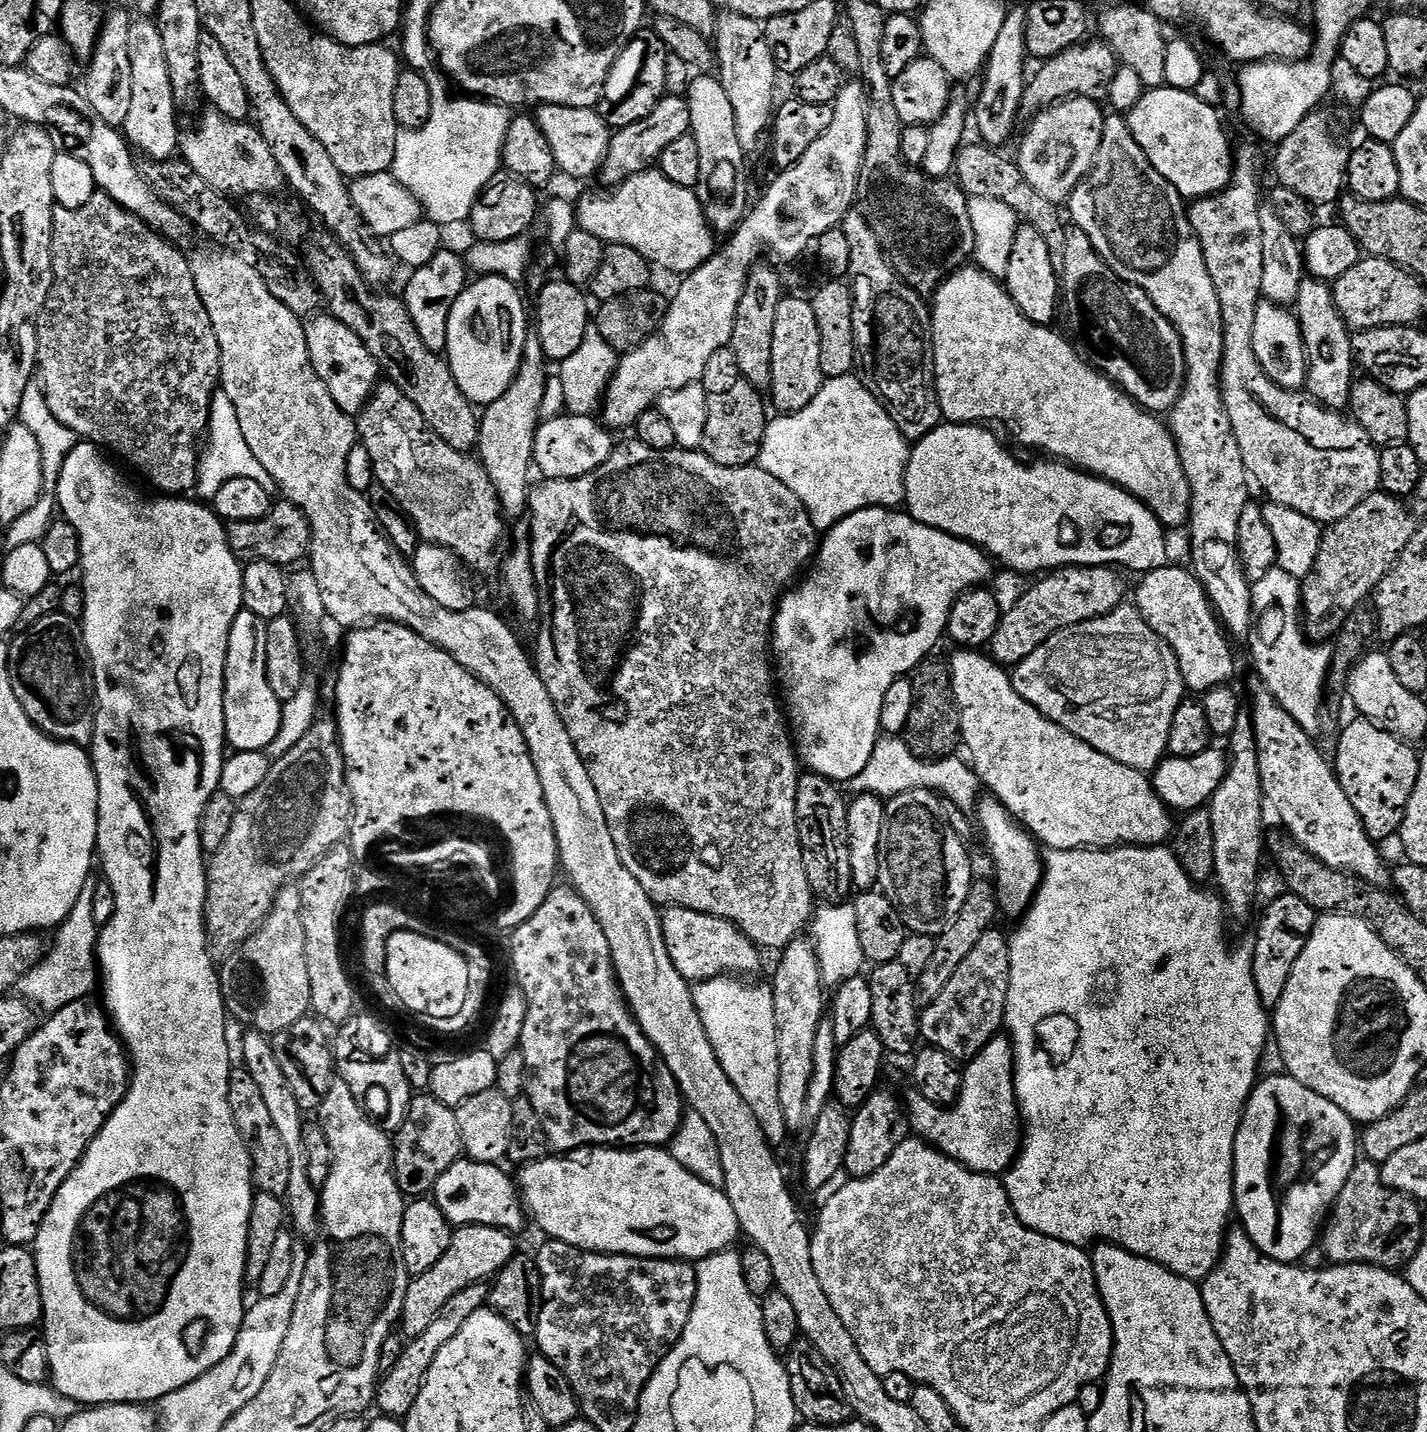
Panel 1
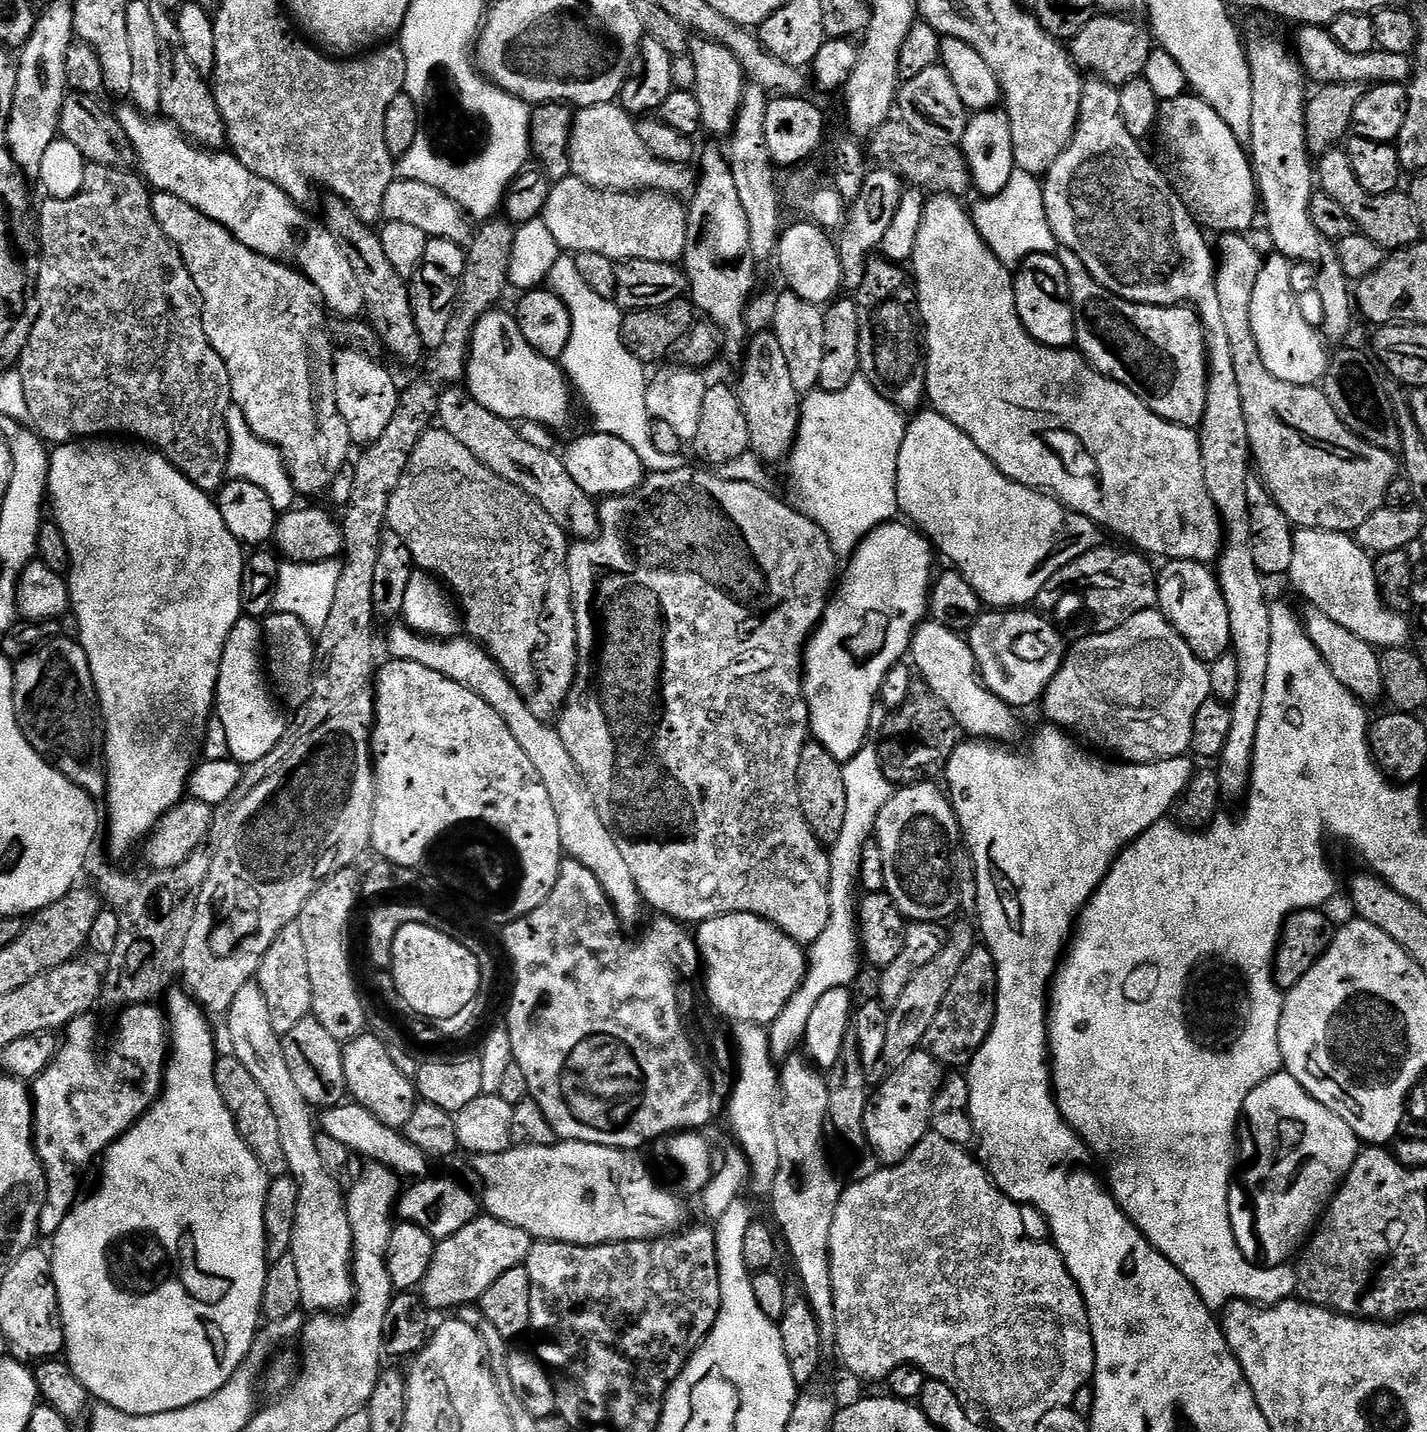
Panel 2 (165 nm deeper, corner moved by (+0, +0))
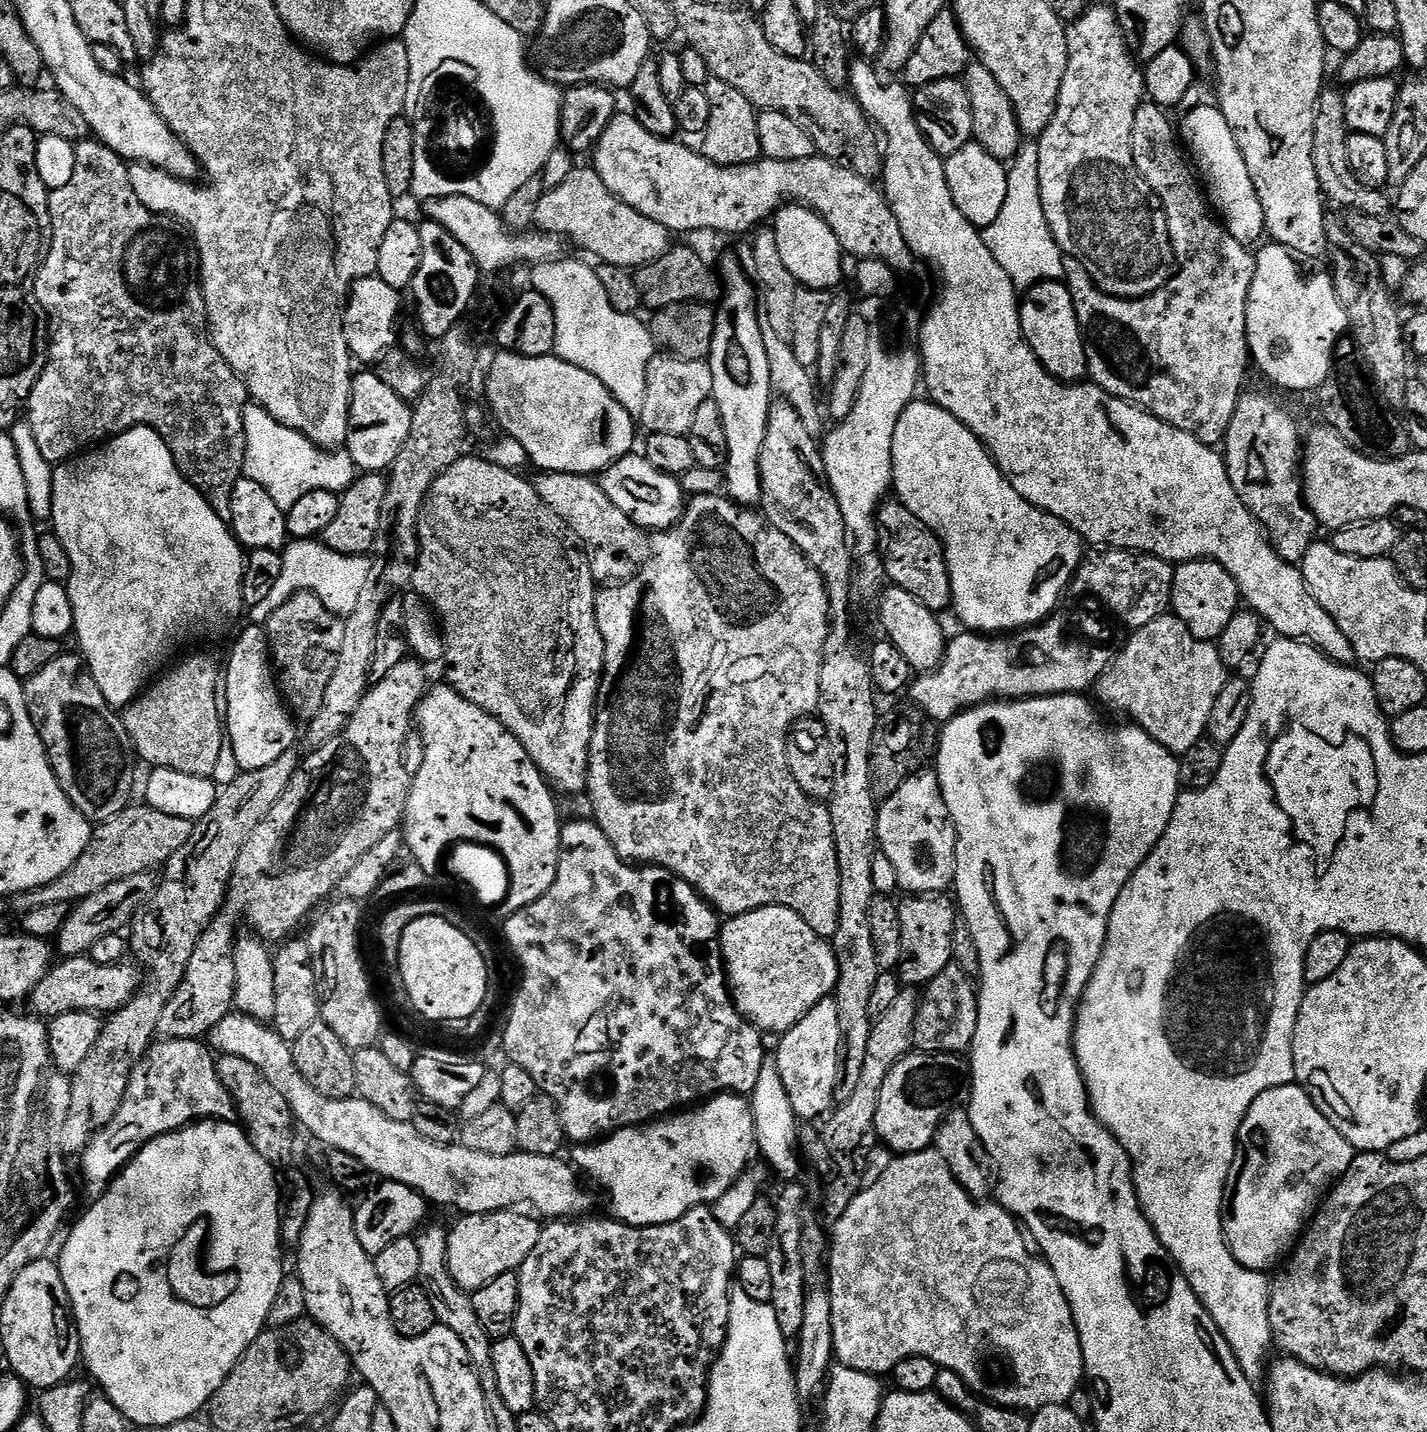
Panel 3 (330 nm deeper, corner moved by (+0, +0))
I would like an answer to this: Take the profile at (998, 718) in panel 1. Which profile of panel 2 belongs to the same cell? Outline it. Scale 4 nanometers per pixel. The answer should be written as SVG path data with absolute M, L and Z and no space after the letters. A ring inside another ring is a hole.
M935 622L921 624L912 635L910 660L919 679L927 684L935 696L942 698L942 702L946 702L946 710L954 714L961 733L985 742L1012 742L1008 740L1019 734L1017 713L978 679L972 648L961 633L951 632Z

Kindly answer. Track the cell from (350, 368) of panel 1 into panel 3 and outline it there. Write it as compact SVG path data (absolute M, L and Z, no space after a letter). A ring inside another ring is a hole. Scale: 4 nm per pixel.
M360 370L352 377L352 401L348 407L348 443L346 451L361 473L387 473L398 458L410 434L412 408L398 398L375 371Z

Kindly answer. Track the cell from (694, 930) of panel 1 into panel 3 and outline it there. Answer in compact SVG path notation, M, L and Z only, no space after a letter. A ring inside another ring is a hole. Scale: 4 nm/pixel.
M771 904L727 917L720 930L720 950L736 1009L761 1033L789 1032L818 1002L835 993L840 971L831 943L814 934L802 917L786 906Z

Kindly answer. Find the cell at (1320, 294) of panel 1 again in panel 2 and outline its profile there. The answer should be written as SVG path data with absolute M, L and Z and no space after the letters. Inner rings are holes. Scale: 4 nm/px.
M1272 36L1247 37L1246 49L1252 68L1254 114L1250 121L1250 159L1256 173L1262 216L1268 219L1268 236L1279 255L1289 262L1301 260L1316 268L1316 292L1324 311L1322 335L1325 341L1340 340L1352 328L1354 292L1338 262L1336 244L1321 234L1310 218L1310 198L1314 191L1314 160L1306 142L1304 110L1306 77L1293 49Z

